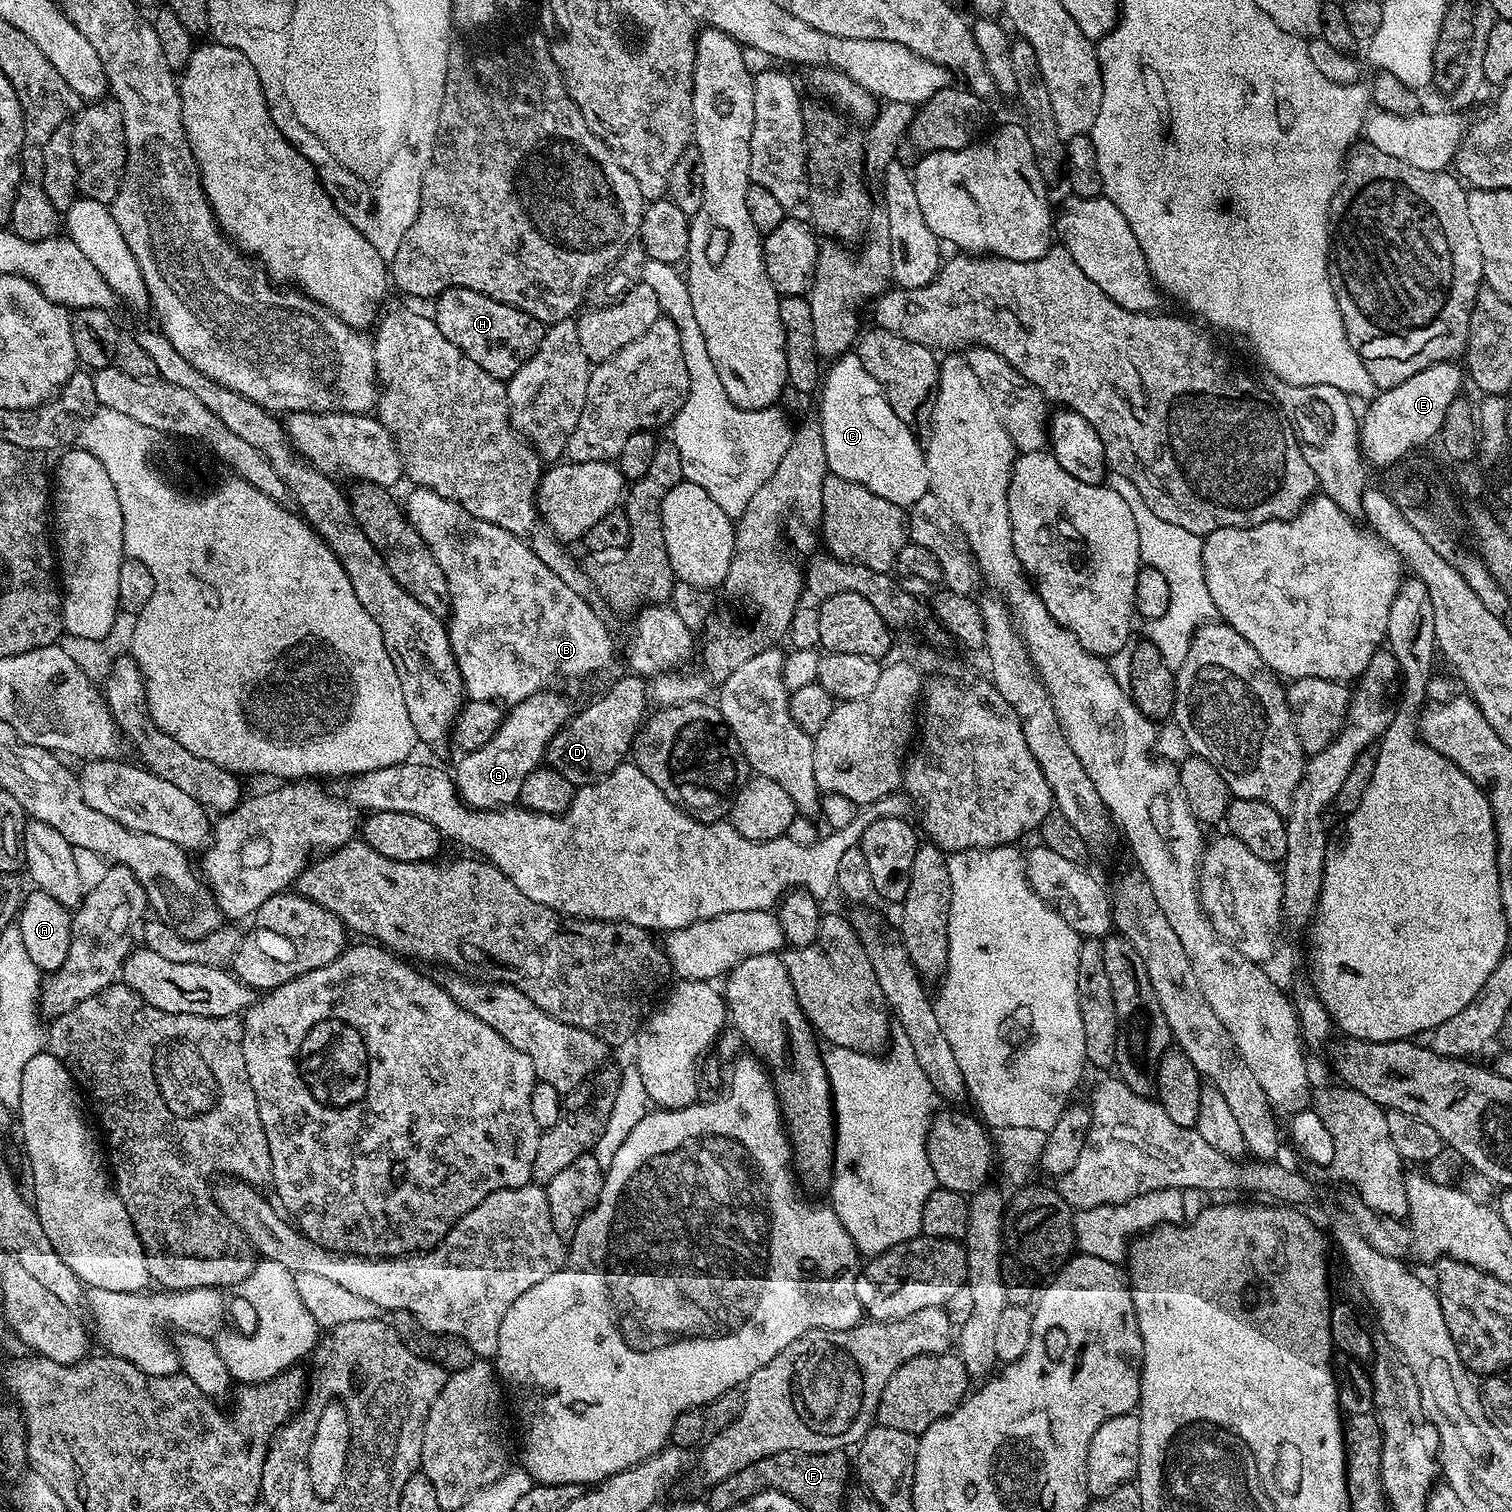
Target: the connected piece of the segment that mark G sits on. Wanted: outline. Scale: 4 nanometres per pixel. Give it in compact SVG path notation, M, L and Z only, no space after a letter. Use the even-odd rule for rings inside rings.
M556 690L539 692L511 705L490 742L459 757L460 765L454 771L456 790L469 808L503 810L519 801L522 782L545 759L548 744L570 719L568 700L558 693Z

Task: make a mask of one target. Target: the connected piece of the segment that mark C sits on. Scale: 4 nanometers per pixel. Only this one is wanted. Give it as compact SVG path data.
M854 352L844 353L829 365L820 388L822 400L818 419L823 428L823 441L829 471L846 481L866 486L872 493L903 508L909 508L930 490L929 470L926 467L925 449L916 440L915 431L894 413L878 382L861 364Z

